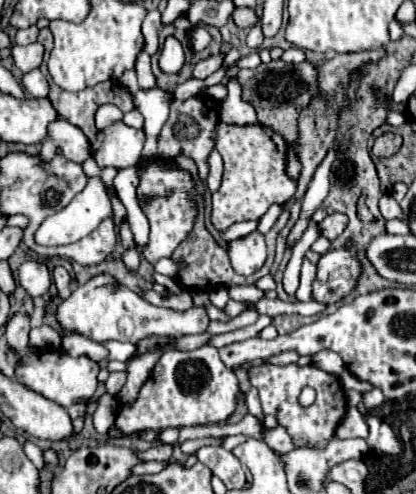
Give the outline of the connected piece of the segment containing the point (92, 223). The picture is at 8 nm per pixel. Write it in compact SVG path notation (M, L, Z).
M79 192L61 212L45 218L45 222L39 226L35 234L35 242L41 246L61 246L61 244L73 244L81 238L85 238L89 232L93 232L101 220L113 216L111 202L107 192Z

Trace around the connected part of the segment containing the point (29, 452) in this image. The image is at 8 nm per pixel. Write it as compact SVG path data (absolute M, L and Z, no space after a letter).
M27 441L23 445L24 452L26 456L33 462L36 468L39 468L39 470L43 470L44 467L44 460L42 456L42 451L39 449L39 447L35 444L33 444L30 441Z

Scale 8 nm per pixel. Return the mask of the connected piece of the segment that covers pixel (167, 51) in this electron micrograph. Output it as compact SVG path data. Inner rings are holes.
M167 38L165 48L161 52L161 60L159 60L161 70L167 74L175 74L177 70L181 70L183 62L185 62L183 54L175 54L175 38Z

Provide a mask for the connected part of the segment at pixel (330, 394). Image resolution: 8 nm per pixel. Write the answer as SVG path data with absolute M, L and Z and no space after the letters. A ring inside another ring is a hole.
M269 362L251 366L247 370L247 374L249 374L249 382L259 390L263 414L273 414L277 418L277 422L289 432L289 436L293 438L293 442L297 446L325 448L335 438L335 432L339 428L343 414L347 414L347 398L345 398L341 380L335 374L329 374L321 368L317 368L315 364L275 366ZM305 386L309 386L317 392L317 398L311 406L299 404L299 394Z

